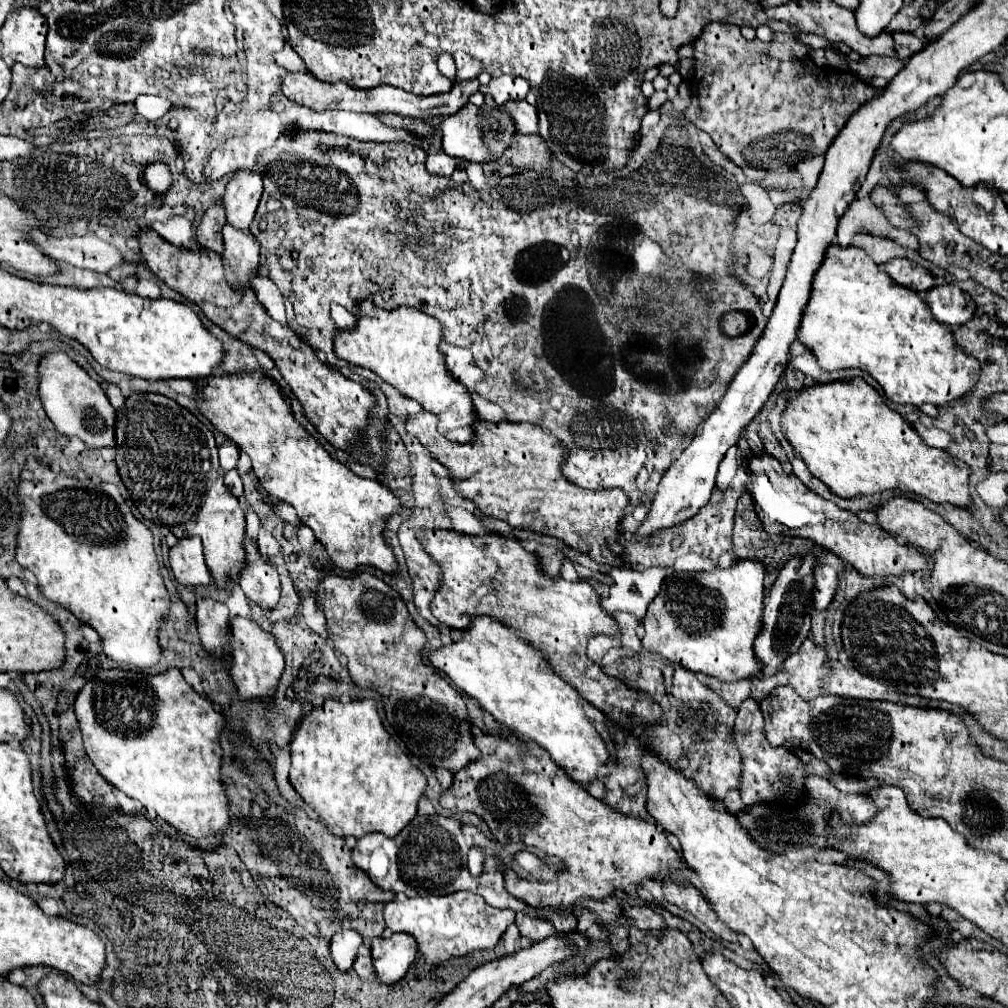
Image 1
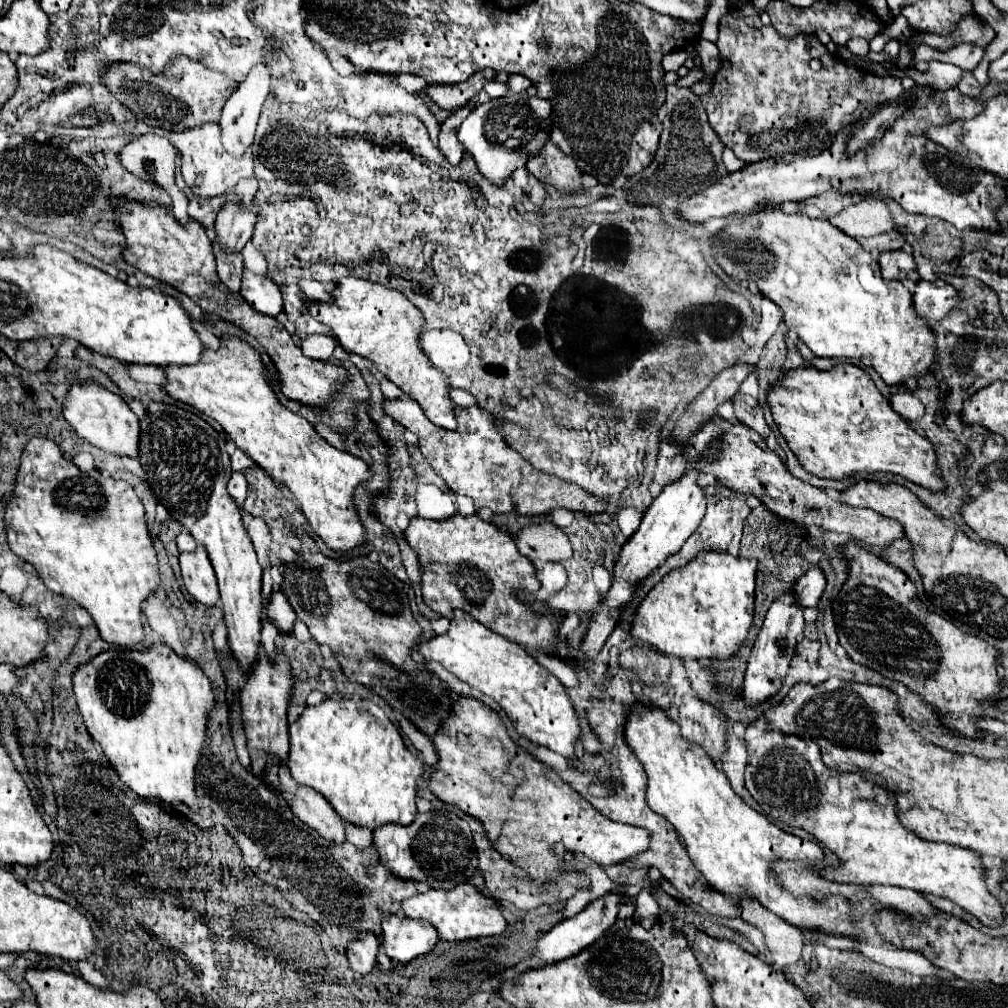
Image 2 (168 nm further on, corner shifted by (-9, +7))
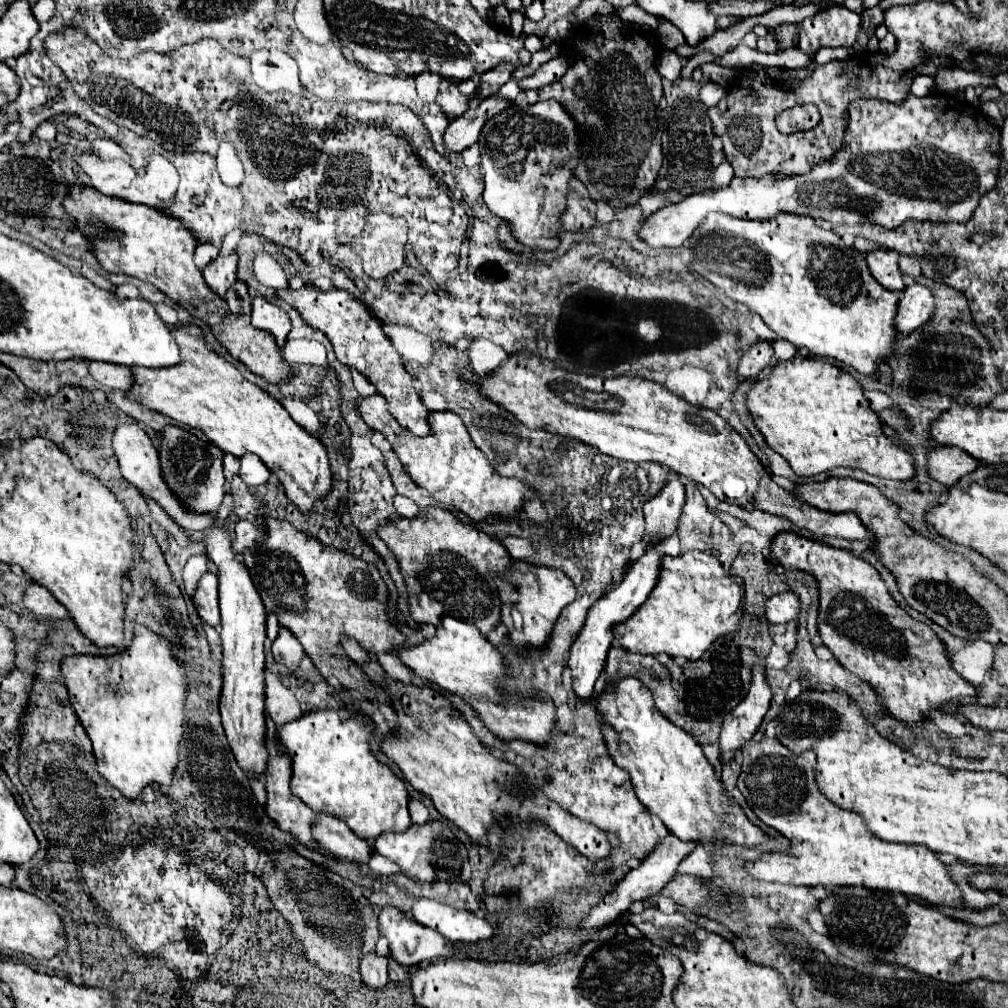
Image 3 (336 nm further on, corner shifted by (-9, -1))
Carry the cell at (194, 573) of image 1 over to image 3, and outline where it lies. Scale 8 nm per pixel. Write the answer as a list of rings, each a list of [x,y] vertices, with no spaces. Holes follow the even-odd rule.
[[[204,573],[200,585],[196,589],[194,605],[198,615],[212,627],[220,625],[220,609],[218,609],[218,577],[214,573]]]

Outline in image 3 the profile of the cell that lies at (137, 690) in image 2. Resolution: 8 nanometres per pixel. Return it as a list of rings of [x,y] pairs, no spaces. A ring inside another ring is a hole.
[[[136,625],[134,639],[128,649],[108,657],[70,655],[60,663],[70,703],[86,729],[98,771],[128,799],[136,799],[150,783],[170,785],[172,769],[178,761],[178,743],[184,735],[184,695],[186,695],[186,669],[172,659],[170,643],[158,633]]]

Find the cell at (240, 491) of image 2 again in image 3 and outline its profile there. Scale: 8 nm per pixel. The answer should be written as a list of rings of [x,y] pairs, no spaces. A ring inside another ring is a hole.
[[[118,425],[116,433],[114,433],[114,439],[112,439],[112,447],[114,447],[114,453],[118,457],[118,463],[120,463],[120,471],[124,475],[124,479],[134,485],[144,497],[156,501],[166,513],[168,517],[178,523],[182,529],[186,531],[192,531],[192,533],[202,533],[204,529],[208,529],[212,525],[212,521],[216,519],[218,523],[222,523],[234,509],[234,499],[232,495],[228,493],[220,505],[220,509],[216,513],[194,513],[194,511],[188,511],[180,499],[170,491],[170,487],[166,485],[164,481],[164,475],[162,475],[162,467],[160,467],[160,459],[158,459],[158,451],[156,447],[152,445],[150,437],[138,427],[138,425]]]

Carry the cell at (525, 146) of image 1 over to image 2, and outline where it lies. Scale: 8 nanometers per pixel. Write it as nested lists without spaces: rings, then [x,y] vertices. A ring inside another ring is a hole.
[[[546,141],[544,149],[542,149],[536,157],[530,157],[530,159],[528,159],[526,167],[528,167],[528,171],[530,171],[538,181],[550,183],[550,185],[554,185],[554,187],[560,189],[560,191],[580,191],[580,189],[582,189],[582,185],[580,185],[580,169],[578,169],[576,161],[574,161],[570,155],[566,155],[564,151],[560,151],[560,147],[556,147],[552,141]]]

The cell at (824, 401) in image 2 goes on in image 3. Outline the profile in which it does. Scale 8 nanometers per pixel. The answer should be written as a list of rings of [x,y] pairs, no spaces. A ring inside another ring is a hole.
[[[794,355],[788,361],[778,361],[768,377],[756,379],[752,383],[746,397],[746,407],[754,419],[754,425],[764,435],[768,447],[780,453],[790,463],[792,471],[800,477],[812,477],[834,467],[862,469],[870,475],[896,481],[910,481],[914,477],[914,457],[902,447],[890,443],[882,433],[880,419],[868,407],[868,399],[856,379],[840,367],[830,365],[828,361],[802,355]]]

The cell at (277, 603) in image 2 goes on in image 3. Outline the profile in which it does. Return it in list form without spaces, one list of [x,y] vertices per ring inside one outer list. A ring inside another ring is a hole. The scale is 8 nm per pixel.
[[[280,627],[280,633],[272,643],[272,657],[274,661],[282,663],[288,671],[294,673],[300,667],[300,661],[304,659],[304,651],[298,639],[294,639],[294,635],[290,635],[288,631],[282,631]]]

